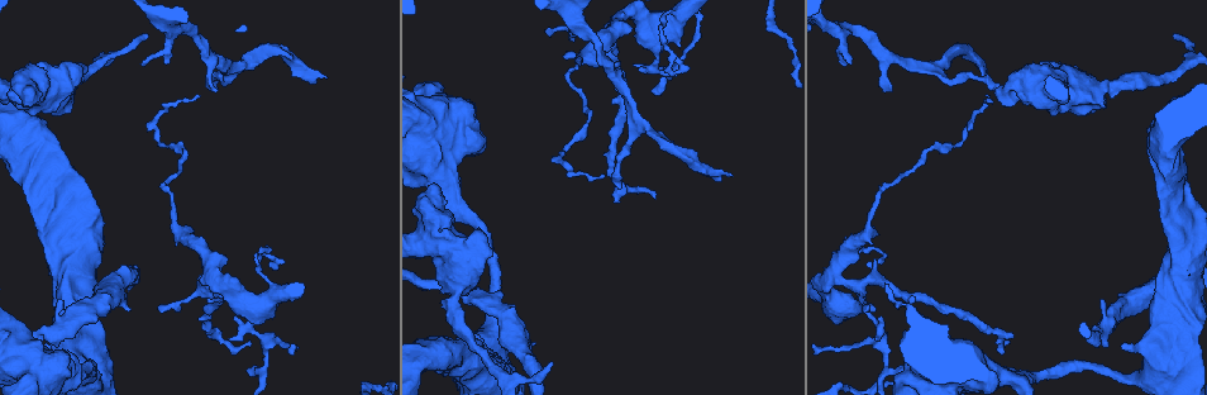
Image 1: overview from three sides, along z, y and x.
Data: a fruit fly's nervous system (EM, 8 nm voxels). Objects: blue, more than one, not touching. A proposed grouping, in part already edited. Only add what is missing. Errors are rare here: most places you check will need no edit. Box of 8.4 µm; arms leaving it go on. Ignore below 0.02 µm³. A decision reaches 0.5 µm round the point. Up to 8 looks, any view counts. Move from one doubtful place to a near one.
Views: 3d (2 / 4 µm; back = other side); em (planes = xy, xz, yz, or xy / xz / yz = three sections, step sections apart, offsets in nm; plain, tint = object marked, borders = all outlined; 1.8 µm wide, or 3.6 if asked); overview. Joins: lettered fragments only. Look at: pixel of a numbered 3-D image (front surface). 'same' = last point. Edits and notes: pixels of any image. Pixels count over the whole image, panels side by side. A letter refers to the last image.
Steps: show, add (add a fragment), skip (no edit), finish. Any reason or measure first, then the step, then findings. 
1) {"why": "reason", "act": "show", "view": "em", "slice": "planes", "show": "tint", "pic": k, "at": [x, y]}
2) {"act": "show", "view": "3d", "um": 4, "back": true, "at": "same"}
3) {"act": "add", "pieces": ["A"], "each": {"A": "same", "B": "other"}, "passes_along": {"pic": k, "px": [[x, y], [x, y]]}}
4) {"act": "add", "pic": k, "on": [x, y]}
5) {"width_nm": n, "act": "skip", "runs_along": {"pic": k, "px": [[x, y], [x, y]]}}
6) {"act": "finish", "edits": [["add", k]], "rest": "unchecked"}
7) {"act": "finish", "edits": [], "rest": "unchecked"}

{"why": "an open end", "act": "show", "view": "3d", "um": 2, "pic": 1, "at": [729, 174]}

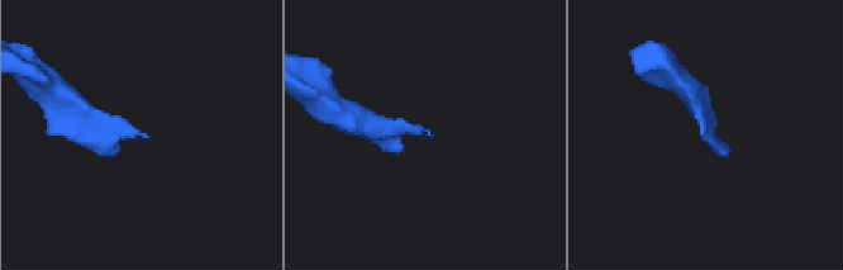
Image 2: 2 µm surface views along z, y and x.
{"why": "shape alone is not enough", "act": "show", "view": "em", "slice": "xz", "step": 16, "show": "borders", "pic": 2, "at": [429, 130]}

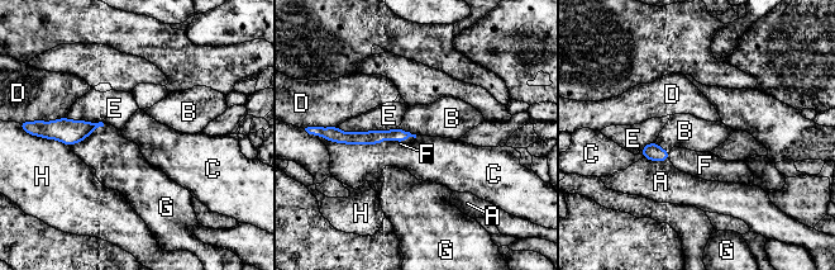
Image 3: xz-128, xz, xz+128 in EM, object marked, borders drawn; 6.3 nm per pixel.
{"why": "cut it another way", "act": "show", "view": "em", "slice": "planes", "show": "borders", "at": "same"}

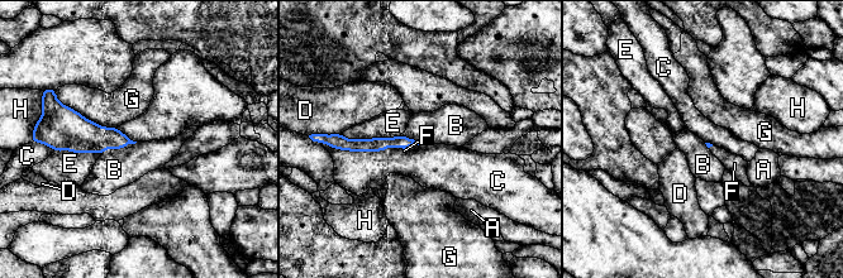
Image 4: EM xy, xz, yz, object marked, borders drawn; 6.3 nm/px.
{"longest_contact_nm": ["C", 420], "act": "skip", "each": {"A": "other", "B": "other", "C": "other", "D": "other", "E": "other", "F": "other", "G": "other", "H": "other"}, "border": {"pic": 4, "px": [[333, 147], [351, 151], [399, 148]]}, "found": "no lettered fragment goes on from it"}

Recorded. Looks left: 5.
{"why": "tapers out", "act": "show", "view": "3d", "um": 2, "pic": 1, "at": [996, 84]}

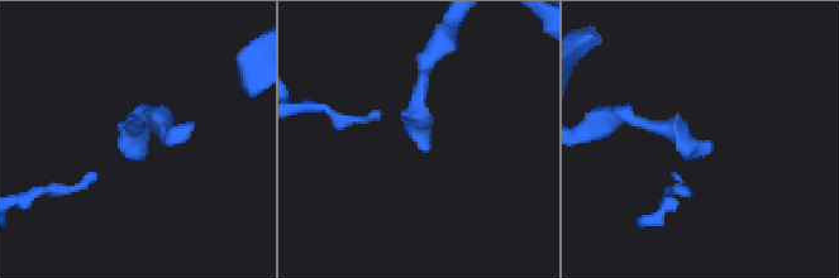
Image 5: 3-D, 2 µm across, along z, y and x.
{"why": "now the EM", "act": "show", "view": "em", "slice": "xy", "step": 16, "show": "tint", "pic": 5, "at": [709, 153]}

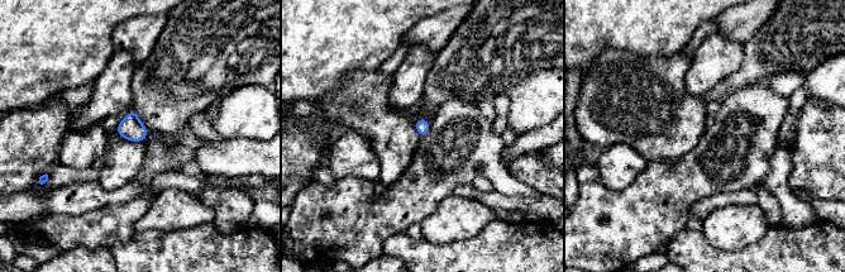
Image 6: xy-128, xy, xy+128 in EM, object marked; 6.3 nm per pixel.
{"why": "cut it another way", "act": "show", "view": "em", "slice": "planes", "show": "borders", "at": "same"}

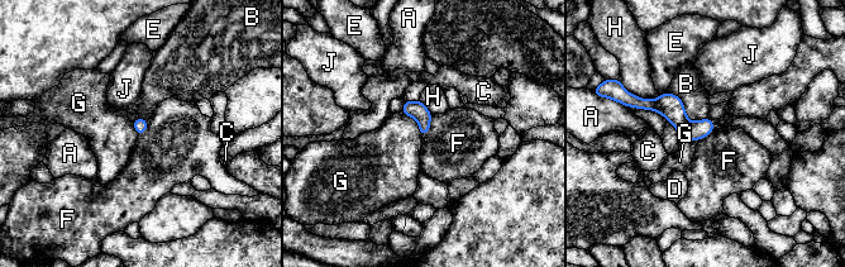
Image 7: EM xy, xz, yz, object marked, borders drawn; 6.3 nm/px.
{"act": "skip", "each": {"A": "other", "B": "other", "C": "other", "D": "other", "E": "other", "F": "other", "G": "other", "H": "other", "J": "other"}, "runs_along": {"pic": 7, "px": [[638, 104], [710, 128]]}, "found": "no lettered fragment goes on from it"}

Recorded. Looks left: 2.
{"why": "thick end", "act": "show", "view": "em", "slice": "xz", "step": 4, "show": "borders", "pic": 1, "at": [60, 301]}

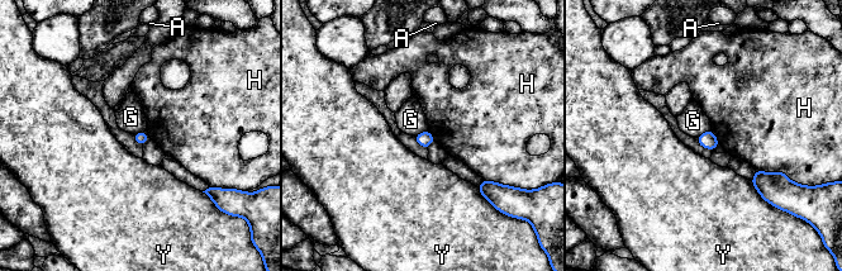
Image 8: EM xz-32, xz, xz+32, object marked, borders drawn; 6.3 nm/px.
{"longest_contact_nm": ["H", 220], "act": "skip", "each": {"A": "other", "G": "other", "H": "other", "Y": "other"}, "border": {"pic": 8, "px": [[710, 129], [695, 137]]}, "found": "no lettered fragment goes on from it"}

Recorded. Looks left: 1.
{"act": "finish", "edits": [], "rest": "unchecked"}

